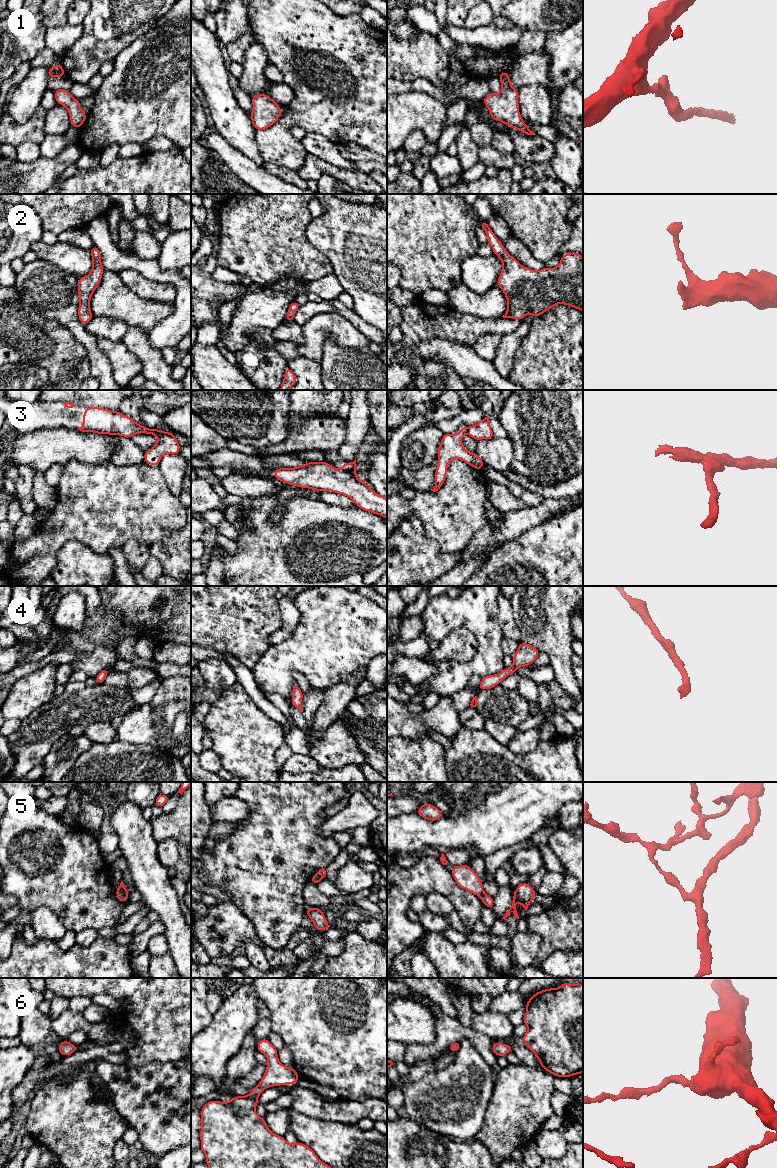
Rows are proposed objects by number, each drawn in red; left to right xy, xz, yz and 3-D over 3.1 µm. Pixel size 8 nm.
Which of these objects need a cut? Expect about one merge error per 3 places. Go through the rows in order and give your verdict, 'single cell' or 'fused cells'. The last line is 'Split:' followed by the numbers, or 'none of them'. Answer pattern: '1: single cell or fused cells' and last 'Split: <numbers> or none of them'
1: single cell
2: single cell
3: fused cells
4: single cell
5: fused cells
6: single cell
Split: 3, 5

